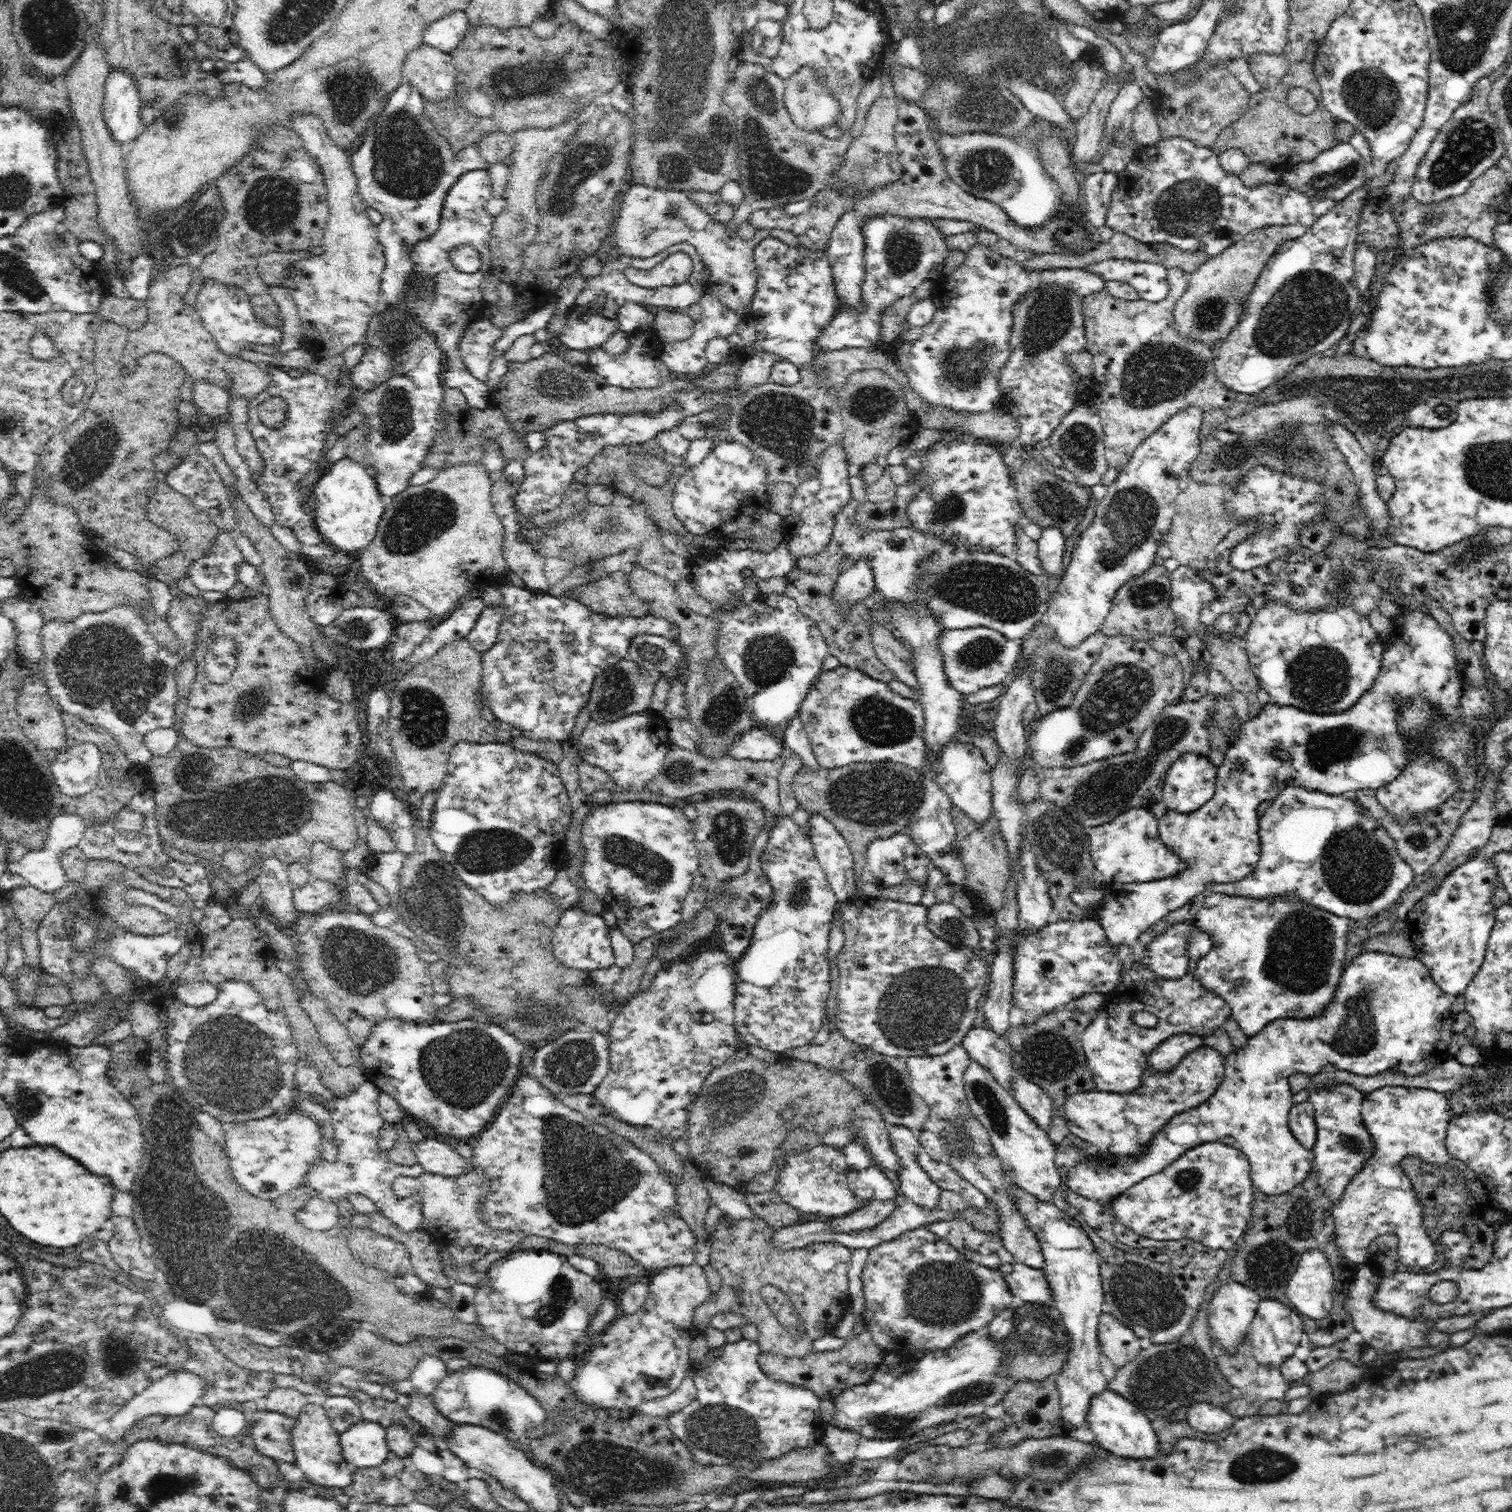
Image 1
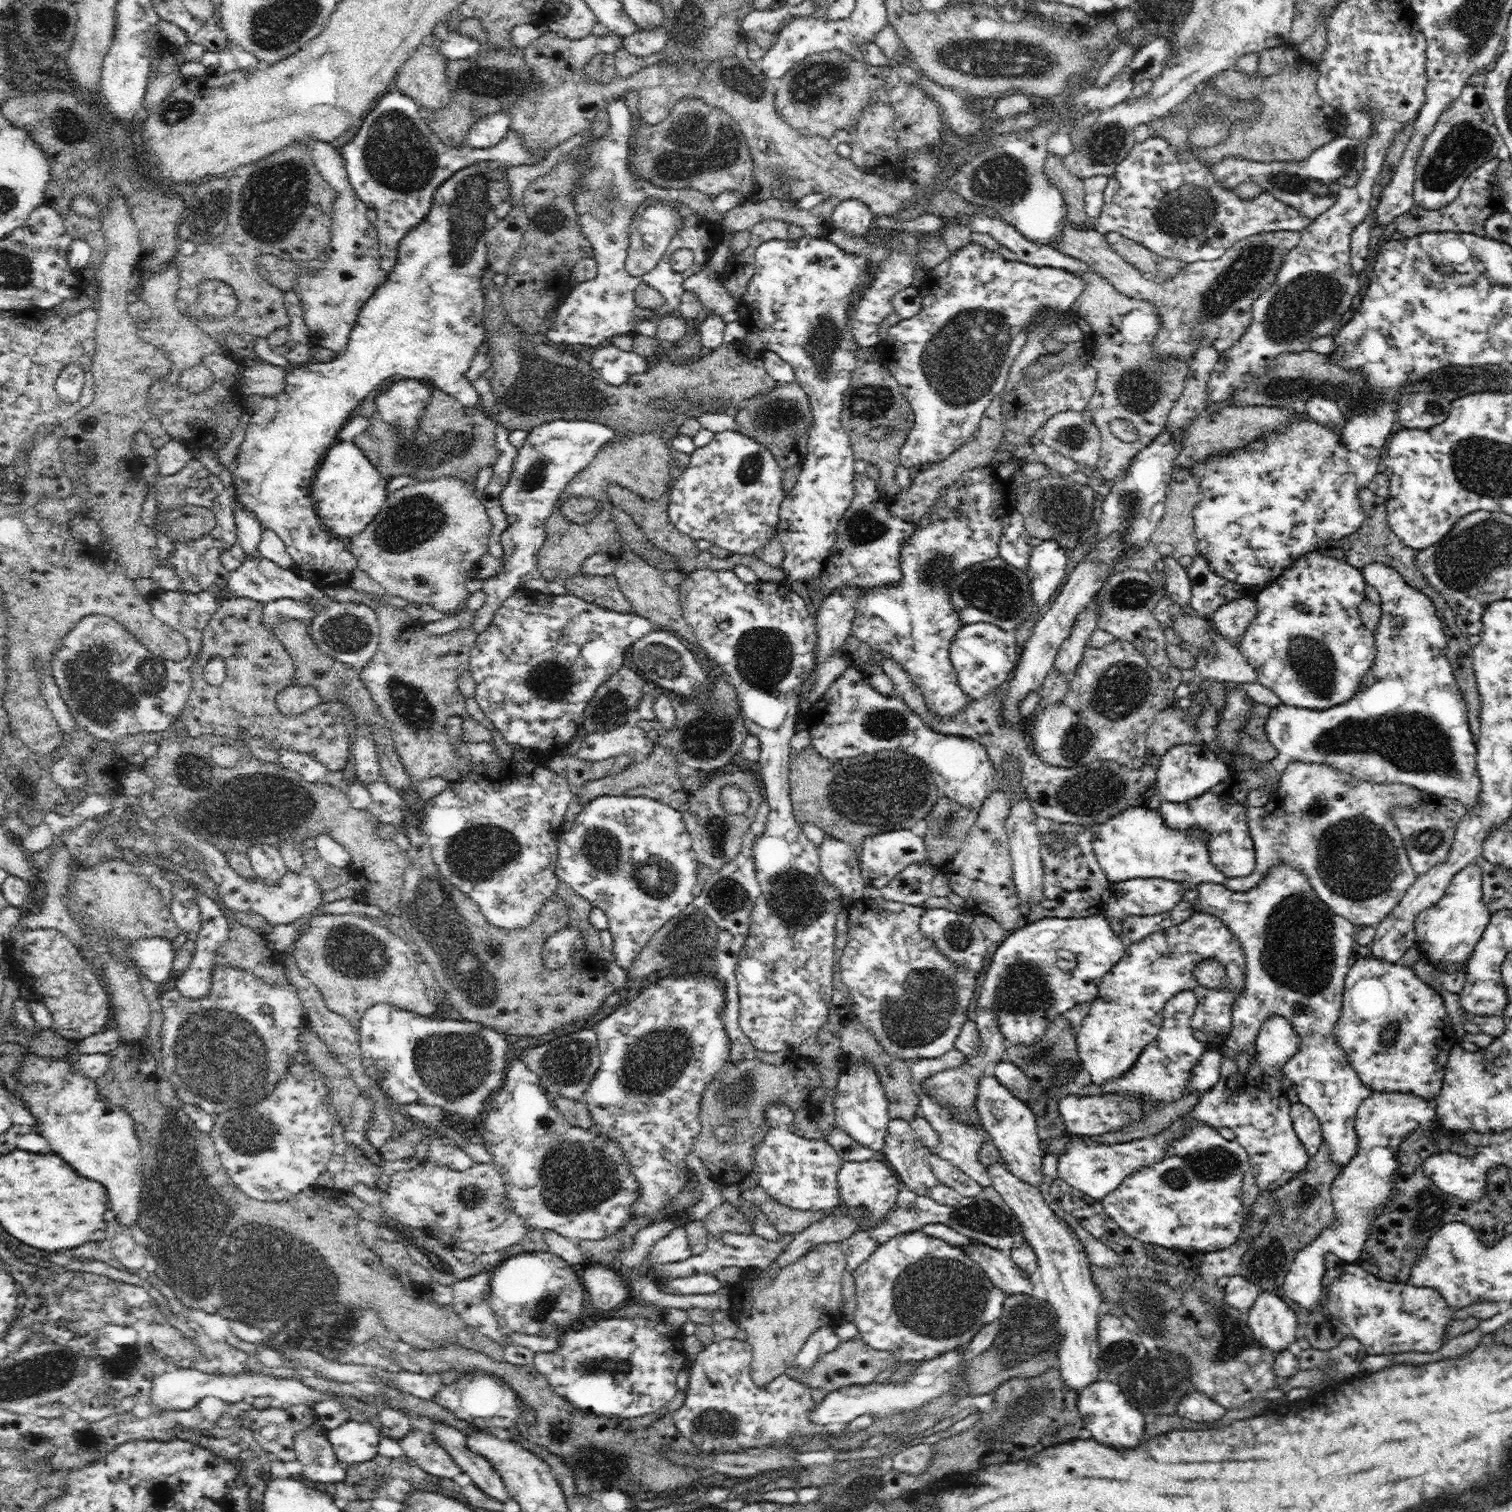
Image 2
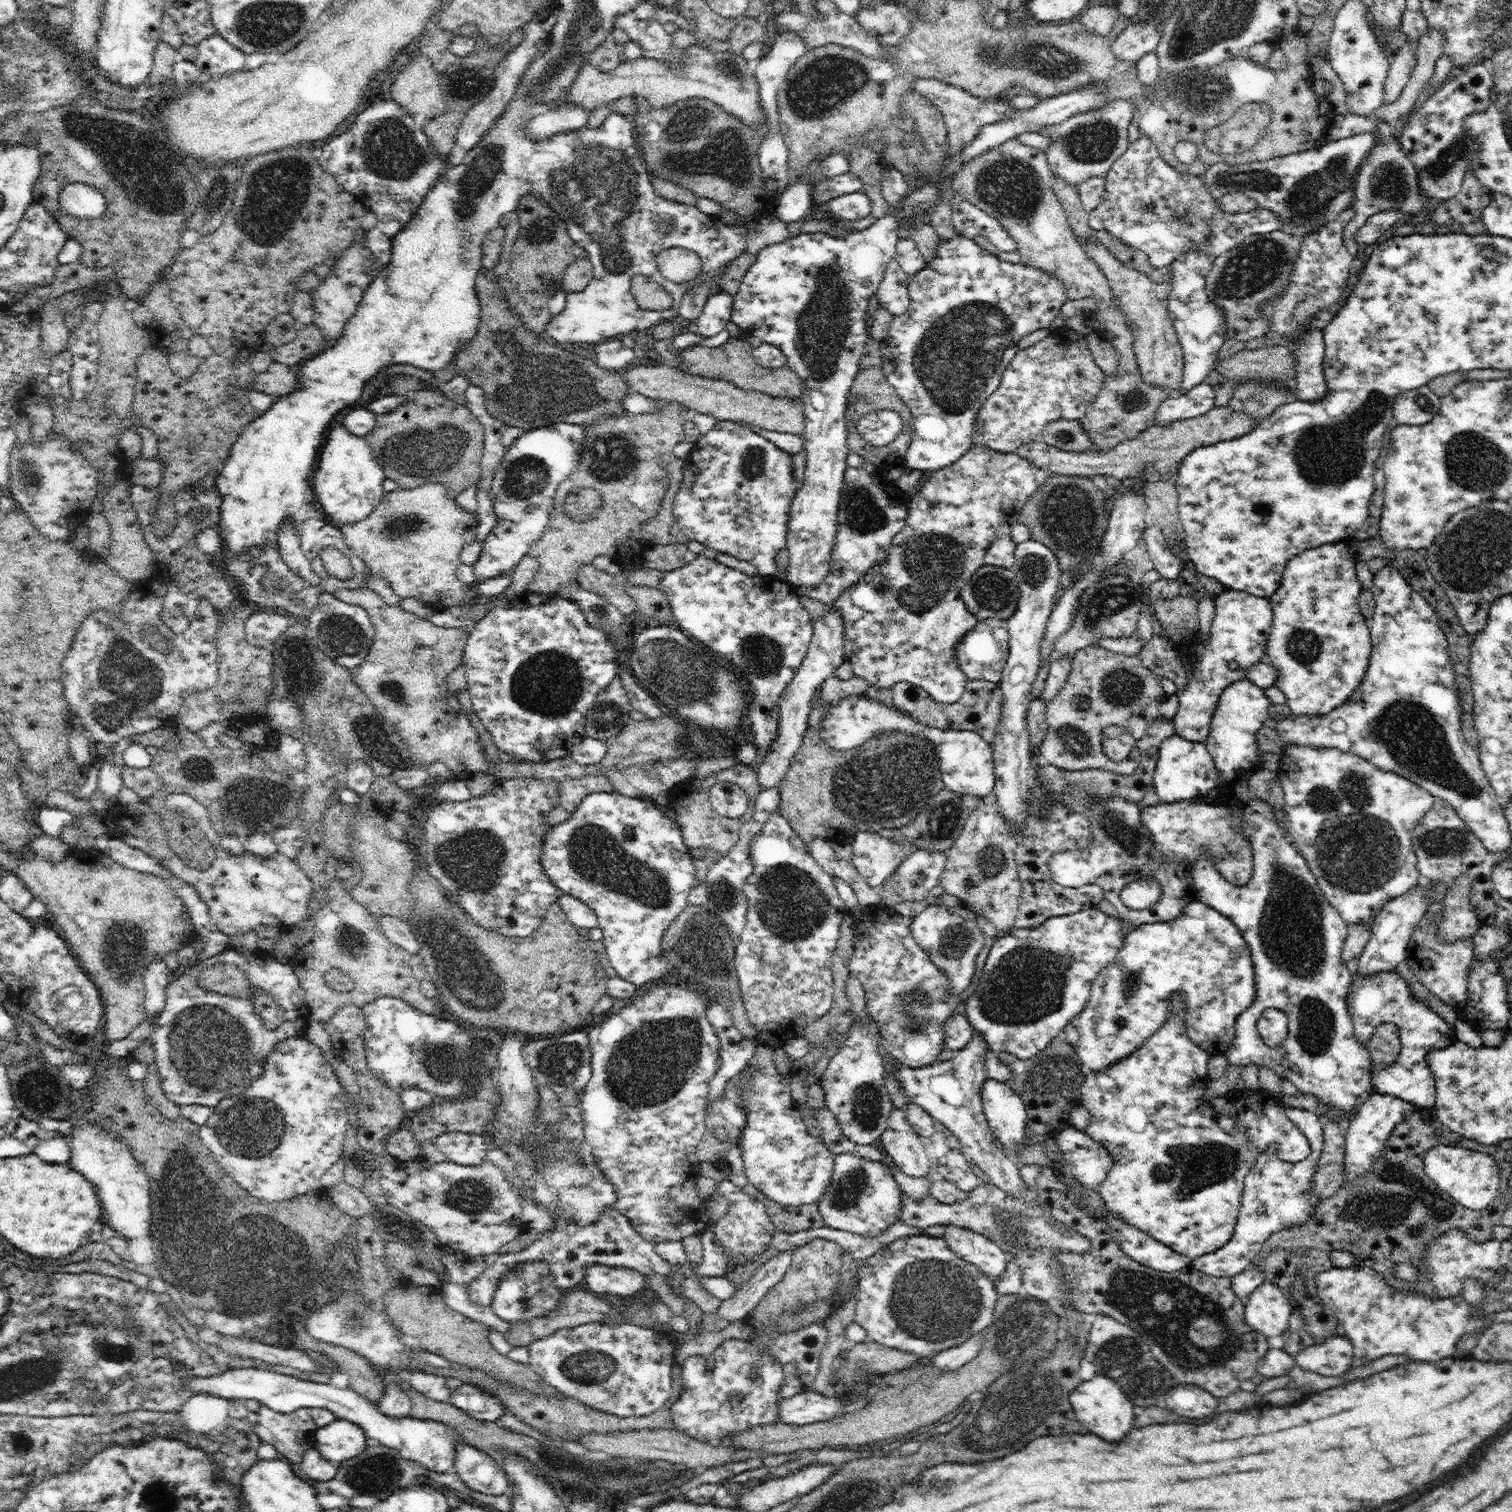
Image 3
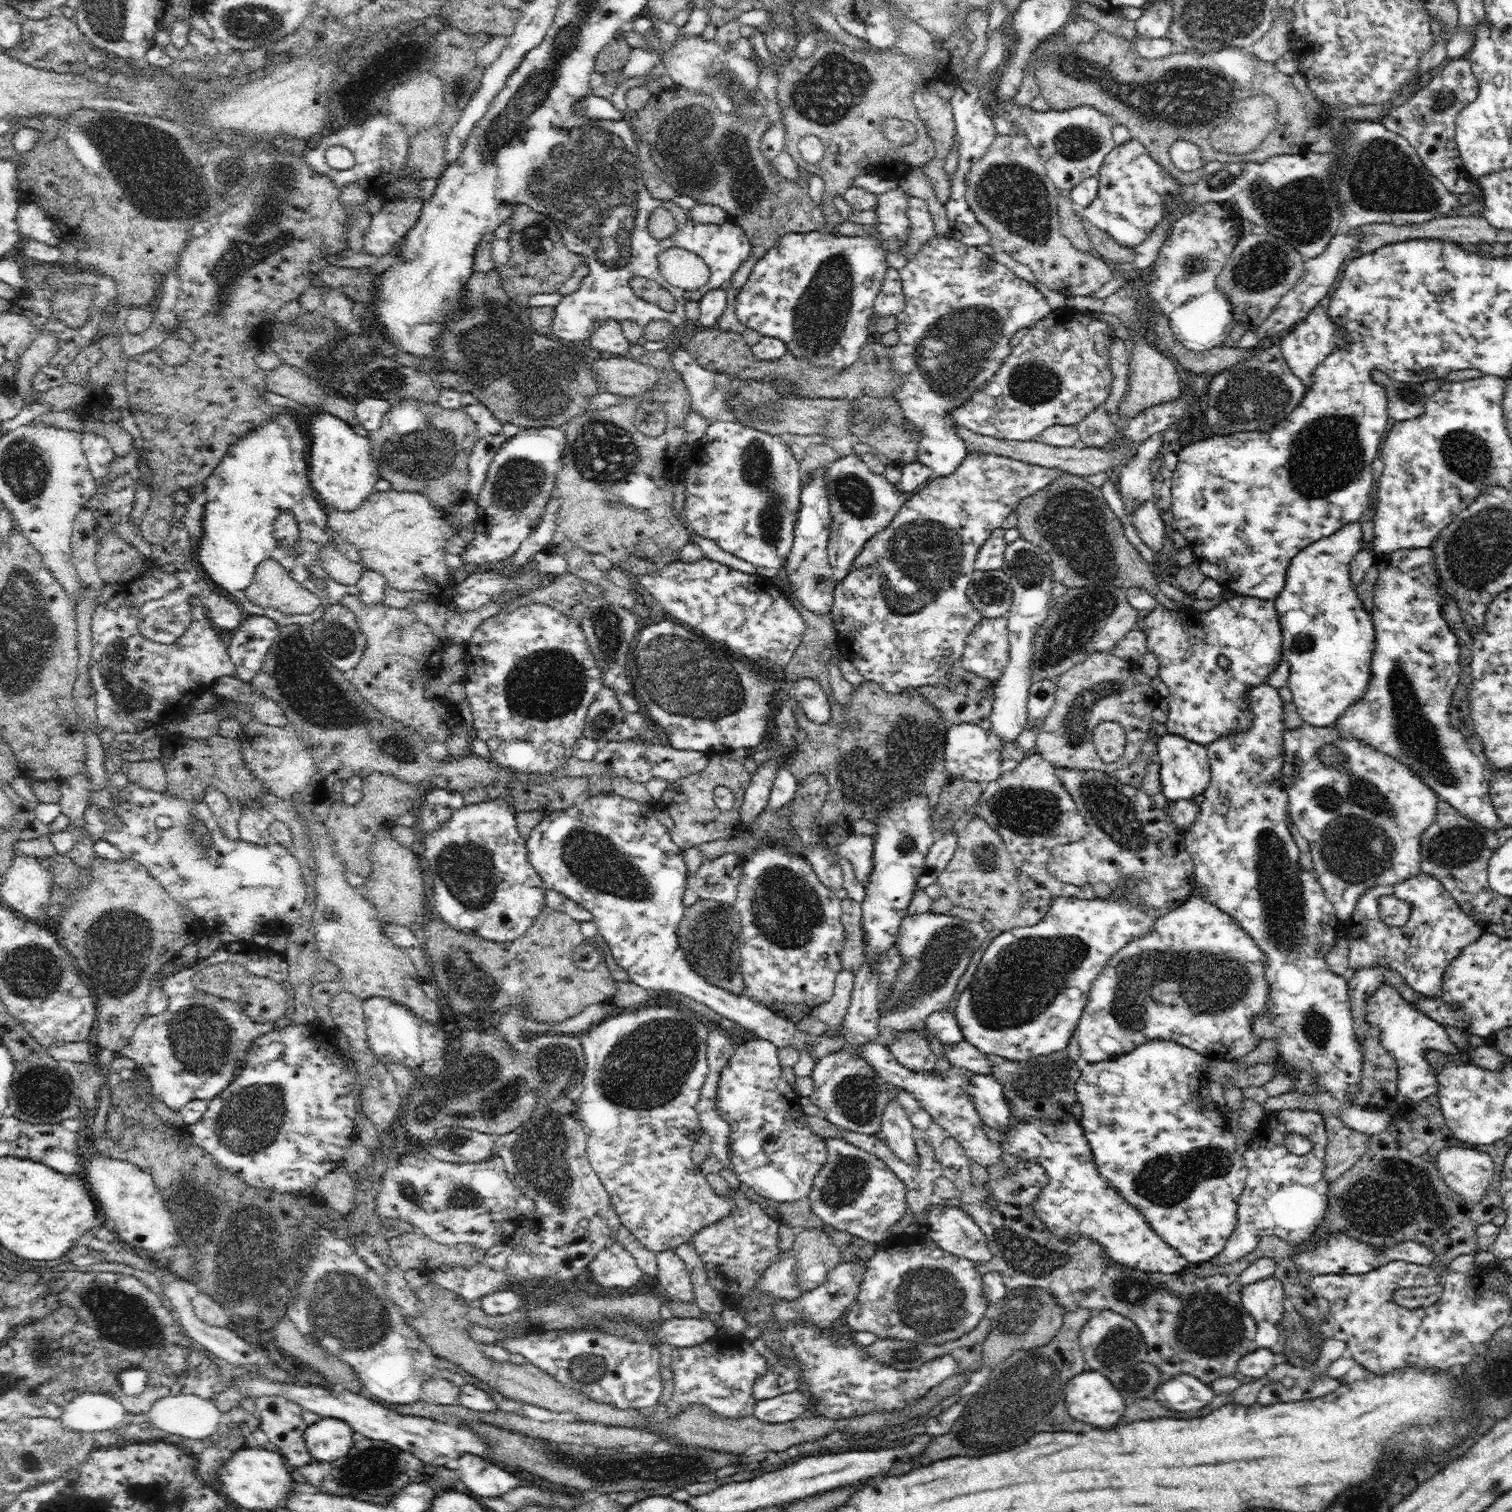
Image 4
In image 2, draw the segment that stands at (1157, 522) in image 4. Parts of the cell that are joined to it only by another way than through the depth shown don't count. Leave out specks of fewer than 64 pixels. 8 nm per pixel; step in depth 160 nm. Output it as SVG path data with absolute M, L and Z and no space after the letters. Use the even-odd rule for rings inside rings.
M1171 556L1161 558L1165 565L1165 590L1172 602L1184 608L1192 598L1192 581L1187 574L1187 568L1182 567Z

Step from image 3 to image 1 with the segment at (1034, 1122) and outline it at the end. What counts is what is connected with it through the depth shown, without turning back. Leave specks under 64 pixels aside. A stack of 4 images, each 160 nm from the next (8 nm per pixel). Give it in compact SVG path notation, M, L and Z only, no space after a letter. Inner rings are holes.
M1067 1008L1054 1009L1033 1023L1024 1022L1020 1027L1006 1032L1011 1046L1011 1060L1017 1076L1023 1076L1046 1091L1052 1099L1052 1126L1048 1137L1059 1145L1070 1133L1064 1116L1066 1096L1076 1092L1088 1092L1095 1088L1092 1073L1088 1068L1082 1045L1082 1034L1090 1024L1092 1015Z

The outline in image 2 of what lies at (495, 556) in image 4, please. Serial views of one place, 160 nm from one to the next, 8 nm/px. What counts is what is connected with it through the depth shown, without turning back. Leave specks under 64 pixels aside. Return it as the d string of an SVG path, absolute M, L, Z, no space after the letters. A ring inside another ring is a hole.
M553 420L535 427L527 437L522 448L518 449L518 457L513 463L511 476L508 484L500 494L500 503L503 512L506 514L507 527L500 536L500 545L504 549L504 556L500 560L504 563L504 570L496 576L484 581L482 590L485 592L485 603L477 610L476 616L471 622L471 628L478 635L488 628L496 611L500 608L502 602L520 587L523 578L528 578L532 572L537 569L536 554L540 550L544 540L546 540L545 524L547 518L556 507L560 496L567 488L568 482L572 478L588 467L600 449L615 437L615 431L607 425L596 421L587 420Z

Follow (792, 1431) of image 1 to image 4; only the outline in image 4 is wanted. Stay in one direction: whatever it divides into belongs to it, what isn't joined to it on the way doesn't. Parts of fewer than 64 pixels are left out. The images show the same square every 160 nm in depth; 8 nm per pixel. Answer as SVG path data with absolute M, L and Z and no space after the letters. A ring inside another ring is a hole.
M743 1334L715 1337L696 1346L674 1347L672 1350L674 1393L666 1404L668 1412L670 1415L676 1415L690 1408L692 1404L698 1404L724 1418L752 1416L757 1402L752 1395L752 1385L766 1370L768 1370L766 1357L756 1352L750 1339Z

